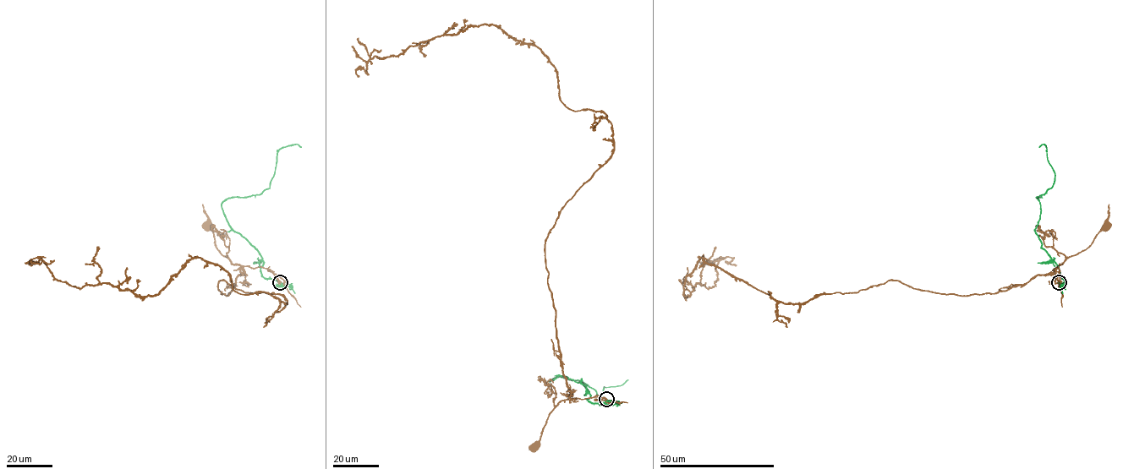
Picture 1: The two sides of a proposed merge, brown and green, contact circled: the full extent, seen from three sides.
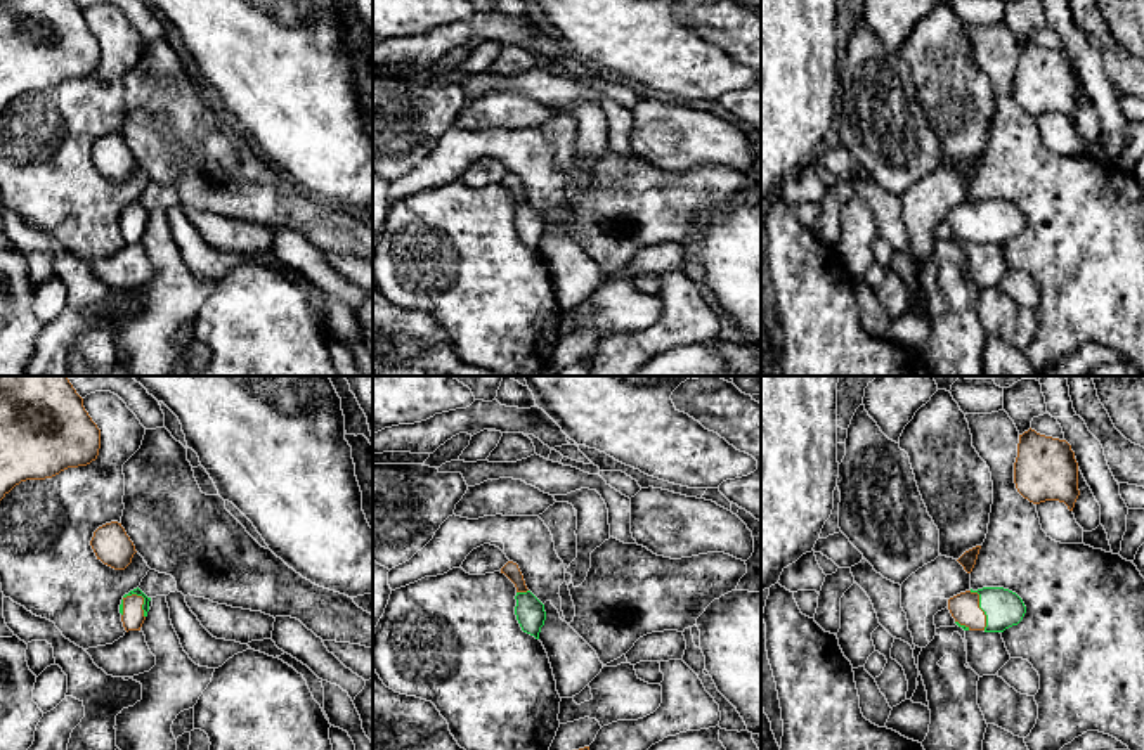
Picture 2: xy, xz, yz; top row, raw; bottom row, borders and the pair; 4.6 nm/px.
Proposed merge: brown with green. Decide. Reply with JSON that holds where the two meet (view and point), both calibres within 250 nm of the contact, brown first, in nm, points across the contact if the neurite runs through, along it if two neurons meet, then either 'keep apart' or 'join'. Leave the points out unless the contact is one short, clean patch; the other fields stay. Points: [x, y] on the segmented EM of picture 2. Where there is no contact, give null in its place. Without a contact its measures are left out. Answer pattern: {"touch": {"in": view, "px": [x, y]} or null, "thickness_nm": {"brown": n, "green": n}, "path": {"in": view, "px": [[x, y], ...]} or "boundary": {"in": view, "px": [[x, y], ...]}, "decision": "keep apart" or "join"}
{"touch": {"in": "xy", "px": [142, 598]}, "thickness_nm": {"brown": 100, "green": 40}, "decision": "keep apart"}

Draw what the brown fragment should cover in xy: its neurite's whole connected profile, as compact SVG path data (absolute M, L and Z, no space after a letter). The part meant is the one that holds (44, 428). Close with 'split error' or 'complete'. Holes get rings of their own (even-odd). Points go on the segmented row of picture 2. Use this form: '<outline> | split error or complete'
M0 376L0 501L21 482L97 459L101 430L66 376Z | complete

